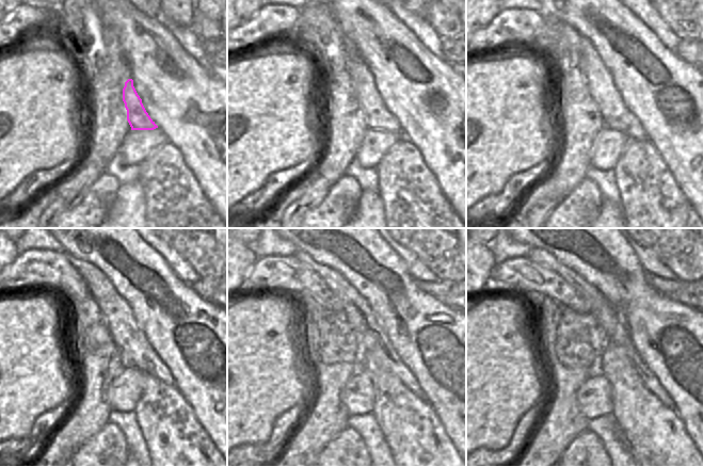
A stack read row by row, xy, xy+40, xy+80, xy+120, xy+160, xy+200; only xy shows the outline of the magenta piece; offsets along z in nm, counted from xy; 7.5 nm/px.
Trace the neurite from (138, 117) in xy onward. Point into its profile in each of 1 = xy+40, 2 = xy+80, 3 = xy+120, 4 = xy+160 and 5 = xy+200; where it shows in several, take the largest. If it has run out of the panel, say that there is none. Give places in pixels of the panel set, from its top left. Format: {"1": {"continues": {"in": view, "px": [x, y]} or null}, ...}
{"1": {"continues": {"in": "xy+40", "px": [378, 117]}}, "2": {"continues": {"in": "xy+80", "px": [616, 114]}}, "3": {"continues": {"in": "xy+120", "px": [116, 315]}}, "4": {"continues": {"in": "xy+160", "px": [373, 348]}}, "5": {"continues": {"in": "xy+200", "px": [606, 315]}}}

